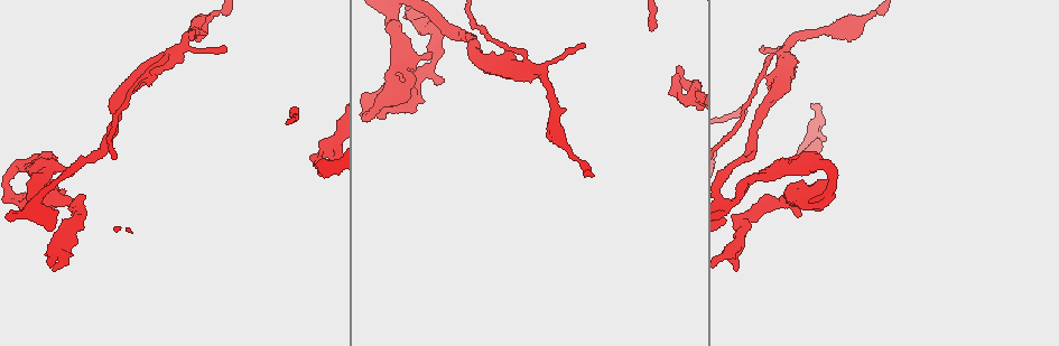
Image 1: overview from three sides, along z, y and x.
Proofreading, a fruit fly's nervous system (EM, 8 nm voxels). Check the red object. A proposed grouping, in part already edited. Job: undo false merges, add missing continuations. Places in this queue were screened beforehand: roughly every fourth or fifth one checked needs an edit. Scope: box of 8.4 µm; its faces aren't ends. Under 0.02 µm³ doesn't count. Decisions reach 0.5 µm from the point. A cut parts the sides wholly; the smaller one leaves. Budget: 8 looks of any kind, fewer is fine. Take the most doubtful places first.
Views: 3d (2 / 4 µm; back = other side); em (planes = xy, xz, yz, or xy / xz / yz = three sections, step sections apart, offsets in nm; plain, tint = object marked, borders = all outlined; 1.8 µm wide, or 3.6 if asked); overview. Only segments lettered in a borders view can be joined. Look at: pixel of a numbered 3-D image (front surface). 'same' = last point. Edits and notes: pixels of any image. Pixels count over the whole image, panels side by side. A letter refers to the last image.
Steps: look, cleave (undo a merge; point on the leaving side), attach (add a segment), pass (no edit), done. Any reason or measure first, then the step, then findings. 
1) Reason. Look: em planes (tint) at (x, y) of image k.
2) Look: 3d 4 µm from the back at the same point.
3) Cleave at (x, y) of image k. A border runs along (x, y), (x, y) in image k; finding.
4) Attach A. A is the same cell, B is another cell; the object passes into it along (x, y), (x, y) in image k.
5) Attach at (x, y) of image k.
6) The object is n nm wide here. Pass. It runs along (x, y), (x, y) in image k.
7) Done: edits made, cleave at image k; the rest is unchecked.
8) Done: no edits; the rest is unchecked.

An open end. Look: 3d 2 µm at (680, 66) of image 1.

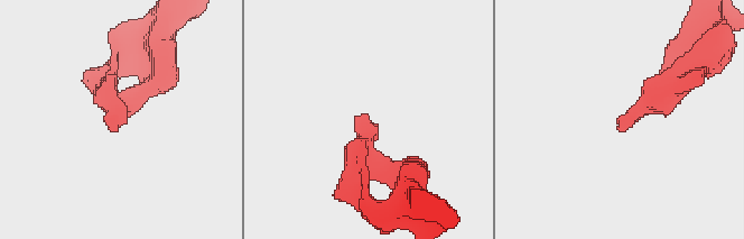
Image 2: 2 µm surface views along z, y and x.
Shape alone is not enough. Look: em 3.6 µm yz step 8 (borders) at (361, 116) of image 2.

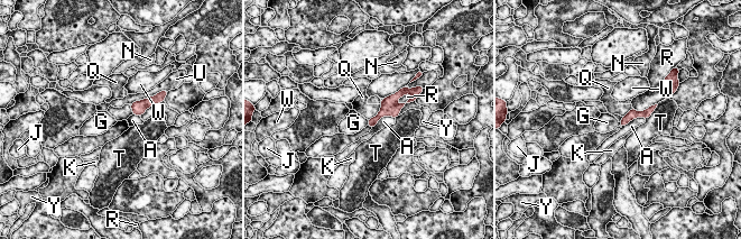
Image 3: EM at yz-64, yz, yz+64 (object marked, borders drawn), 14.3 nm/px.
The longest contact is with A, 380 nm. Pass. A, G, J, K, N, Q, R, T, U, W and Y are other cells; a border runs along (367, 120), (369, 125) in image 3; none of them fits.

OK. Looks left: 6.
Calibre changes. Look: em planes (borders) at (830, 196) of image 1.

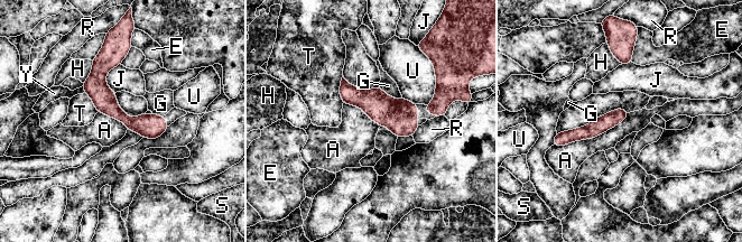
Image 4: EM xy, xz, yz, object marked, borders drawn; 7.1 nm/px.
The object is 120 nm wide here. Pass. A, E, G, H, J, R, S, T, U and Y are other cells; it runs along (114, 56), (100, 93), (155, 136) in image 4; continuous, no second neuron.

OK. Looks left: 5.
Abrupt turn. Look: em xy step 16 (borders) at (29, 205) of image 1.

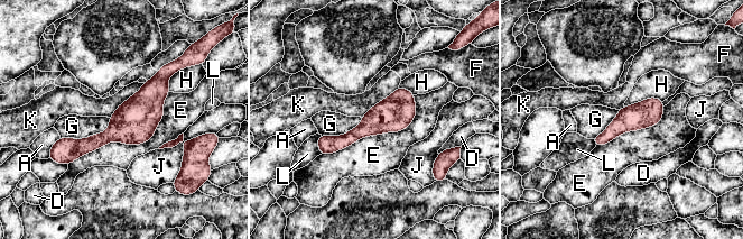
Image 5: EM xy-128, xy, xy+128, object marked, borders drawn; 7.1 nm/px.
The object is 190 nm wide here; the longest contact is with E, 900 nm. Pass. A, D, E, F, G, H, J, K and L are other cells; one neuron here.

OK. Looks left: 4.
Done: no edits; the rest is unchecked.

